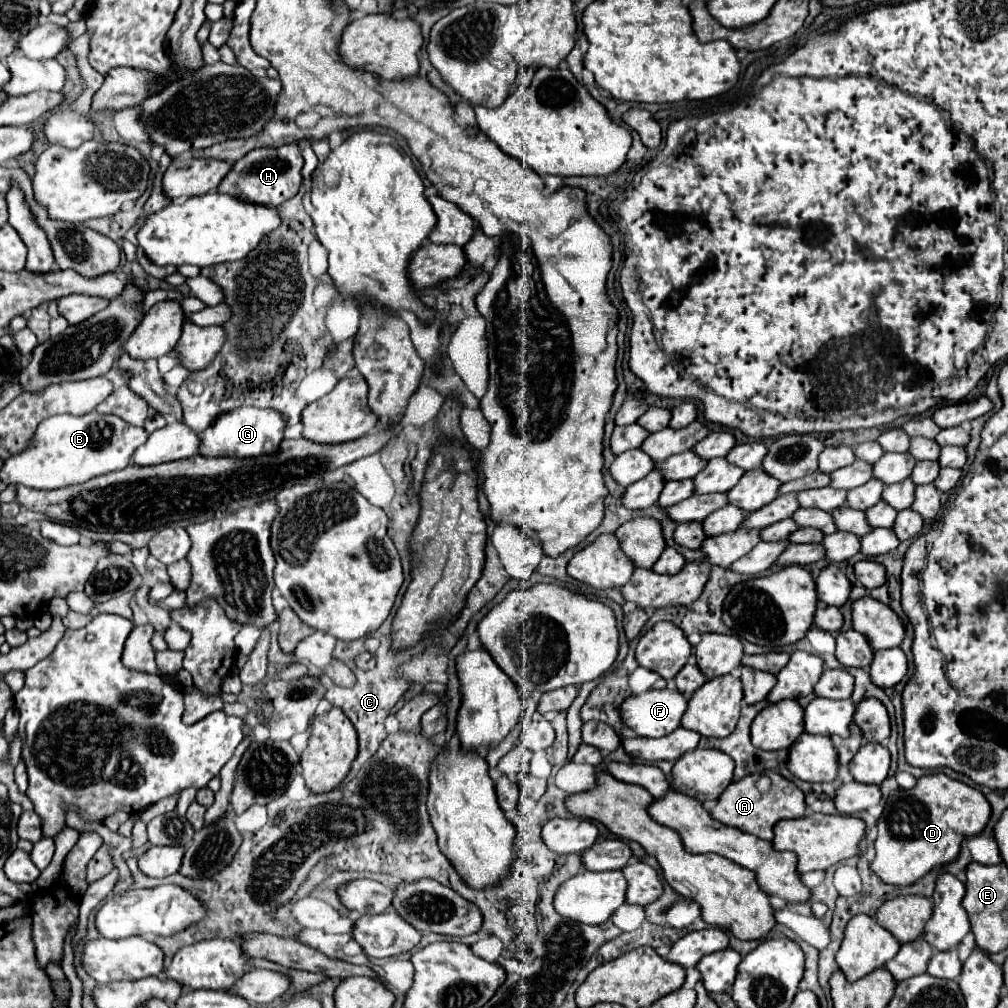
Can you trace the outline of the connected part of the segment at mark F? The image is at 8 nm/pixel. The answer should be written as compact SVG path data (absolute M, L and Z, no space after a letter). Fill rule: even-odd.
M648 690L622 702L620 712L630 730L638 736L660 738L674 732L688 708L688 700L678 690Z

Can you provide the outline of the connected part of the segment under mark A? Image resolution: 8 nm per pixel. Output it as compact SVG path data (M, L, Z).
M766 772L766 776L772 780L768 792L760 792L756 788L756 780L760 778L760 774L750 774L738 782L732 782L718 798L718 804L712 808L710 812L712 818L726 826L734 826L742 832L750 832L762 840L772 840L774 838L772 828L778 820L804 816L806 802L804 802L802 790L792 780L786 780L784 776L780 776L778 772Z

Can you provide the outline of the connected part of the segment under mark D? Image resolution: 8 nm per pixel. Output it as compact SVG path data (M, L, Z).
M942 772L926 774L918 780L918 784L912 790L898 790L894 796L888 798L884 812L876 826L878 828L878 838L874 842L876 858L872 860L870 868L886 884L910 886L916 880L920 880L924 874L928 874L932 868L954 862L960 856L962 842L968 836L980 834L986 828L988 820L990 820L990 804L980 790L976 790L960 780L952 780Z

